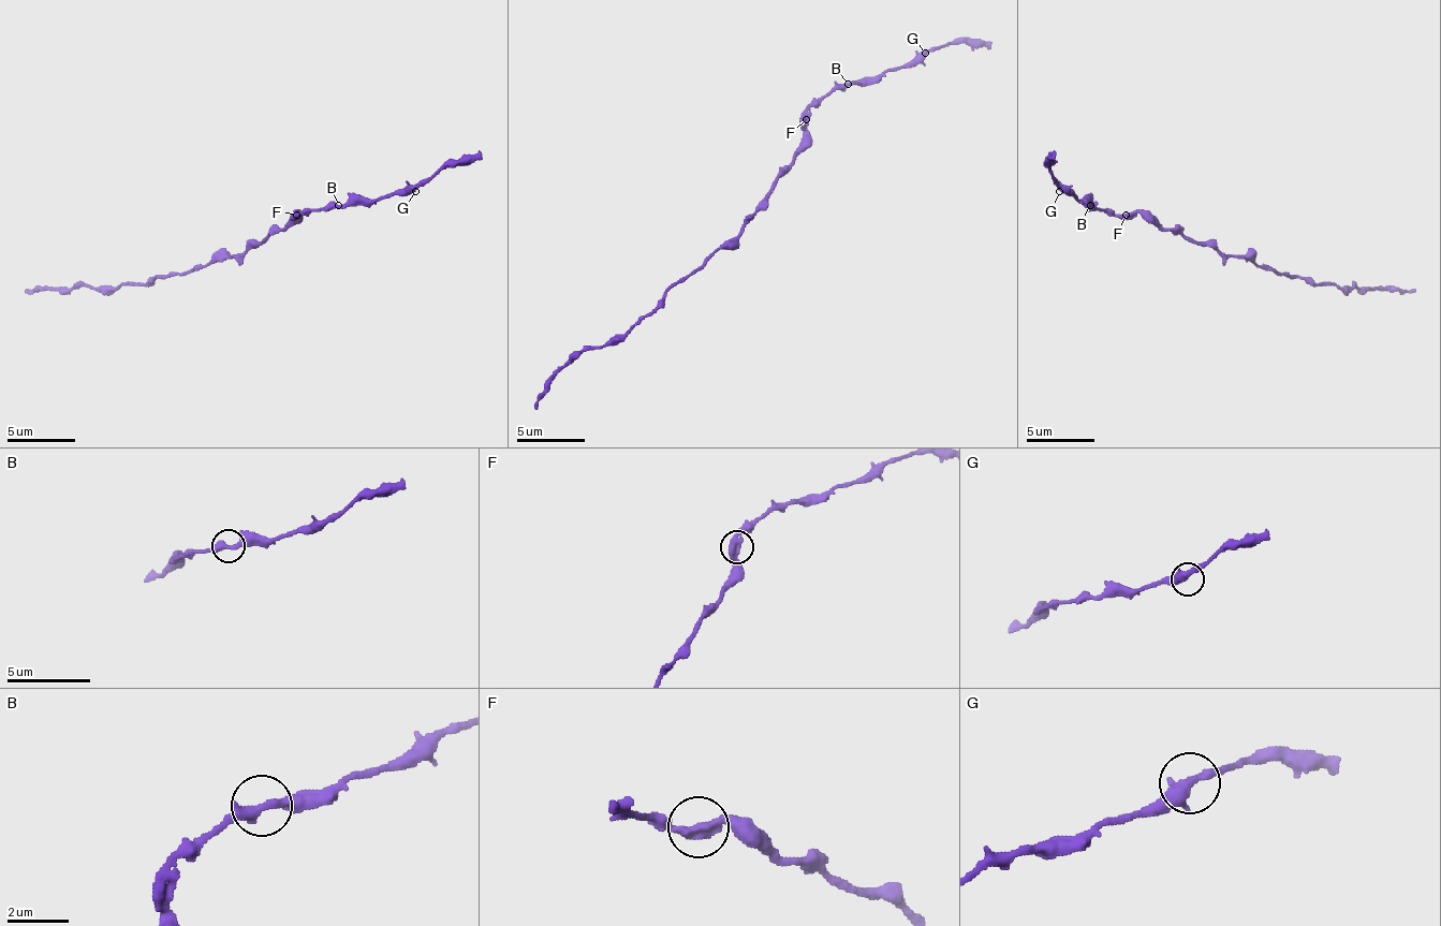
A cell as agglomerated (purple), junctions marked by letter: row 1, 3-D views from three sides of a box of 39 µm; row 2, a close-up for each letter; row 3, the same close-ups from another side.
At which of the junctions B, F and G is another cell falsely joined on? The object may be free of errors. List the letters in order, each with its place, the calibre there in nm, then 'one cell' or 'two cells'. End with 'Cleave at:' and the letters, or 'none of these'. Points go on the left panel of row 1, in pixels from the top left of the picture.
B: place (338, 205); calibre 340 nm; one cell
F: place (296, 215); calibre 340 nm; one cell
G: place (415, 191); calibre 440 nm; one cell
Cleave at: none of these

